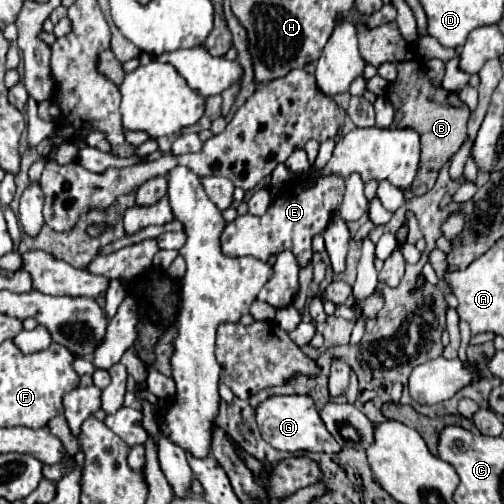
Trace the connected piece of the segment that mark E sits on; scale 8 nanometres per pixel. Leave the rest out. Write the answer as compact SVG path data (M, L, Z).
M338 175L318 177L314 187L308 191L302 189L302 181L294 181L288 187L280 189L280 197L268 207L262 217L242 215L236 217L234 223L228 223L222 233L222 251L230 257L252 255L260 261L268 261L272 253L280 253L290 249L300 265L306 265L312 259L312 237L322 233L330 223L332 213L340 207L344 195L344 179Z

